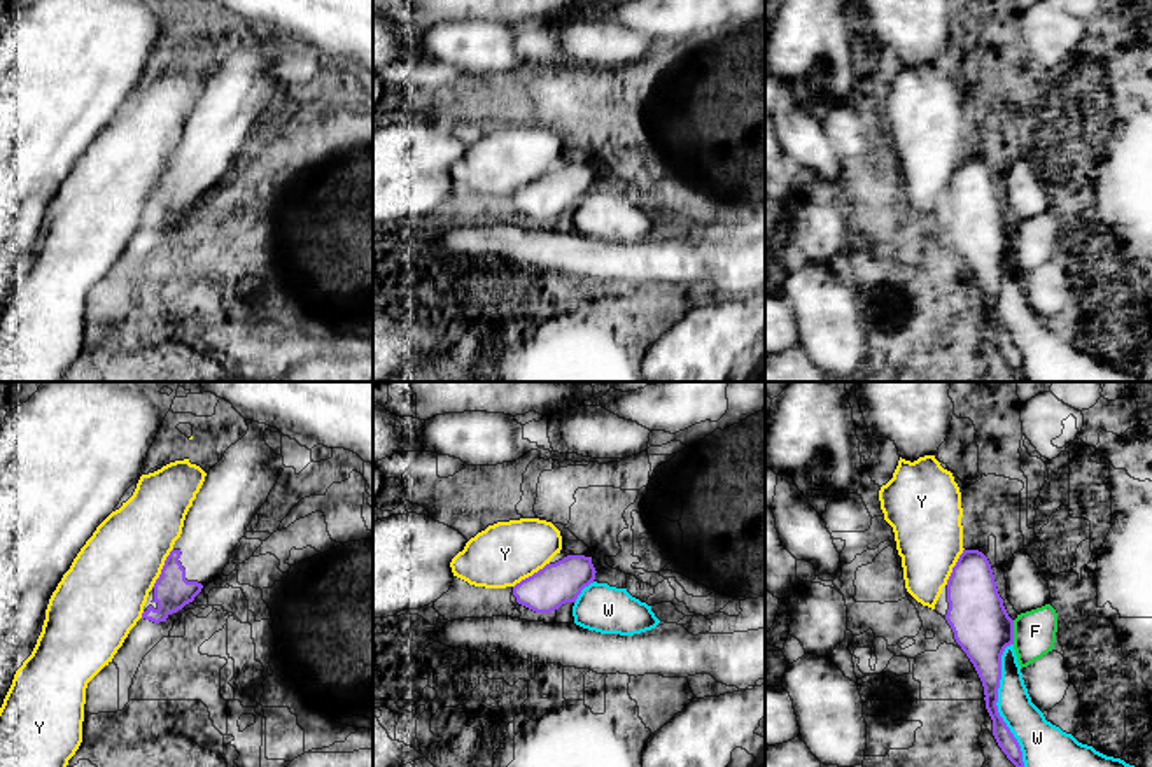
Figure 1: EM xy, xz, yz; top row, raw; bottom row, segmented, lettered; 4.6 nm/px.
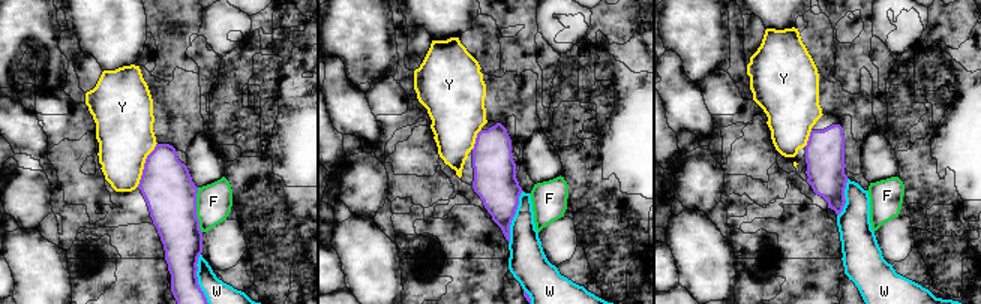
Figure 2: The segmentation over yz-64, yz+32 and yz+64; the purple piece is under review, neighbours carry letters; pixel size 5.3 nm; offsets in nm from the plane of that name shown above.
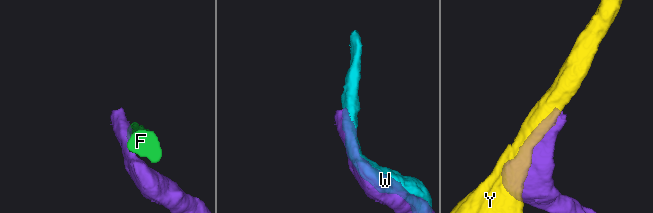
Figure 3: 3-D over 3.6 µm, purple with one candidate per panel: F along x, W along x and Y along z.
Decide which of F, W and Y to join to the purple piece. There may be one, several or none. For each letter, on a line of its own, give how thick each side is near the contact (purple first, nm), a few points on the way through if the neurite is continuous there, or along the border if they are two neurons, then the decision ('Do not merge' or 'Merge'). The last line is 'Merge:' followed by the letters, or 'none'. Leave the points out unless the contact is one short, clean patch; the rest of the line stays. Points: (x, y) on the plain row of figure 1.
F: Thickness 260 nm (purple) against 190 nm. Do not merge
W: Thickness 140 nm (purple) against 190 nm. Do not merge
Y: Thickness 170 nm (purple) against 380 nm. Do not merge
Merge: none

